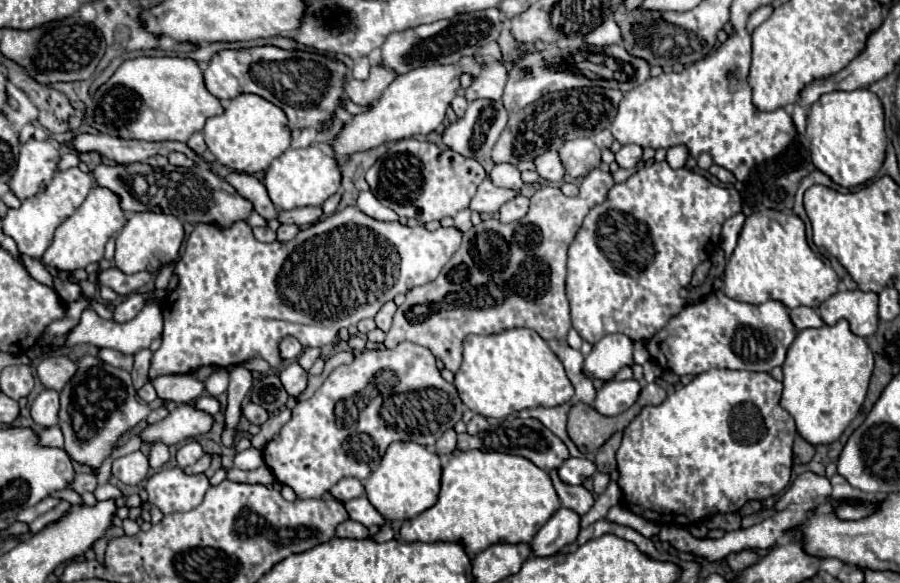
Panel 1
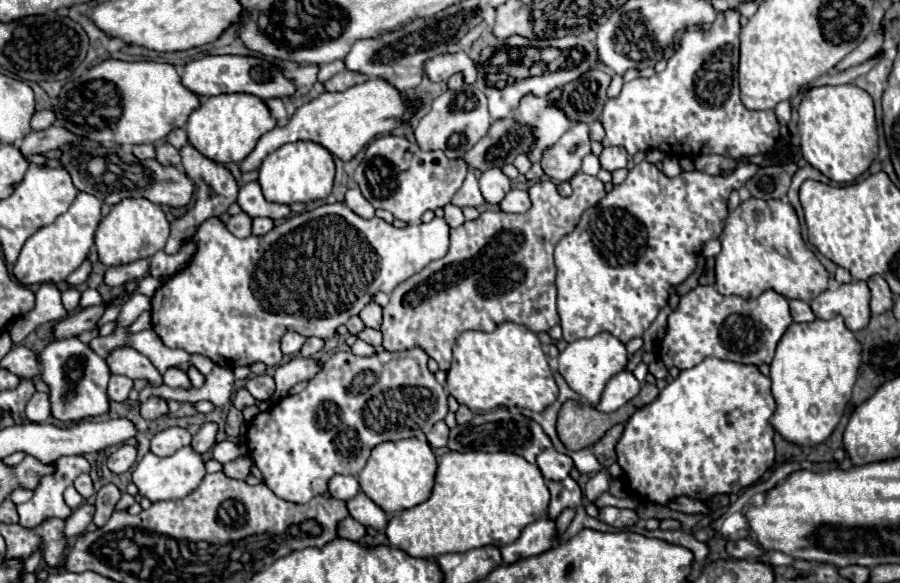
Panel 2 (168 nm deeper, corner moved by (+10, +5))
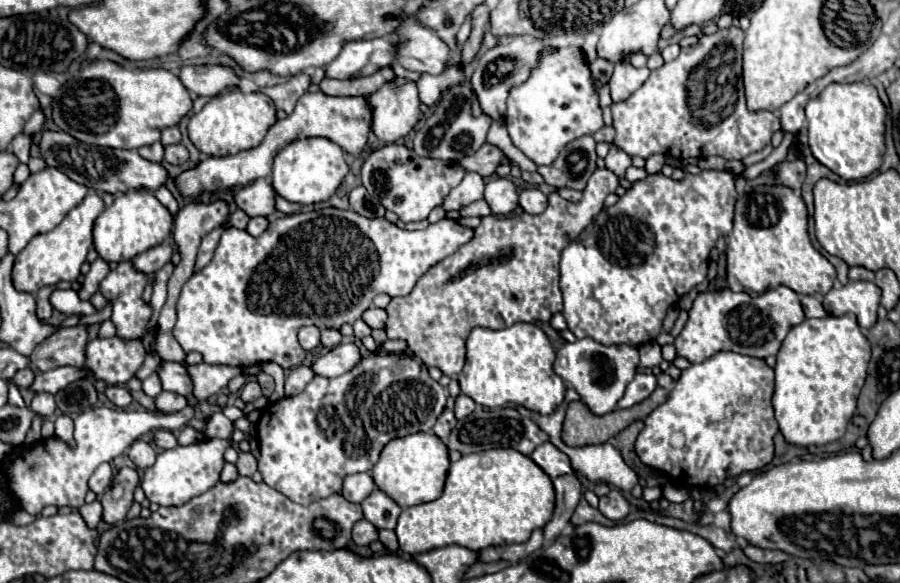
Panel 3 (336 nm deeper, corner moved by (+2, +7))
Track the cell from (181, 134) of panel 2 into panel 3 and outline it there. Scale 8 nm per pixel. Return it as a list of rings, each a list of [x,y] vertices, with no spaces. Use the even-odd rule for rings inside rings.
[[[172,126],[172,128],[164,128],[162,130],[162,140],[160,140],[164,146],[170,146],[170,144],[176,144],[176,142],[182,142],[182,134],[178,130],[178,126]]]

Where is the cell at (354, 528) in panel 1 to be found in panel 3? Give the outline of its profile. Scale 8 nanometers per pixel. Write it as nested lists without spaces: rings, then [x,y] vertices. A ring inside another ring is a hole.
[[[360,520],[360,522],[356,522],[356,526],[352,528],[352,540],[354,540],[358,546],[370,544],[370,542],[378,540],[378,530],[376,530],[368,520]]]

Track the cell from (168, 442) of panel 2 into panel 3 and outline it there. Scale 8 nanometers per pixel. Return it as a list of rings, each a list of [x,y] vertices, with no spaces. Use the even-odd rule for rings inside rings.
[[[156,430],[154,442],[156,442],[156,446],[160,446],[160,448],[164,448],[164,450],[178,446],[178,440],[176,440],[176,436],[174,436],[170,430]]]

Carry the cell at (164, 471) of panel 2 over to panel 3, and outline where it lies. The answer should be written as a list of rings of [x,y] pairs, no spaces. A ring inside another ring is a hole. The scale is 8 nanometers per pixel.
[[[200,440],[188,446],[176,446],[172,450],[164,450],[156,456],[156,462],[148,466],[142,474],[140,486],[150,502],[158,506],[182,506],[190,498],[204,494],[218,480],[224,466],[224,450],[228,448],[228,440]]]

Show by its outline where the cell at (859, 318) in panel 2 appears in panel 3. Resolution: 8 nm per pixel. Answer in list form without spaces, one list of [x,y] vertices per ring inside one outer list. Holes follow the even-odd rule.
[[[850,281],[844,284],[842,288],[832,288],[824,298],[822,298],[822,306],[828,314],[832,316],[844,316],[848,312],[856,314],[860,328],[870,328],[876,322],[876,312],[880,306],[880,288],[870,281]]]

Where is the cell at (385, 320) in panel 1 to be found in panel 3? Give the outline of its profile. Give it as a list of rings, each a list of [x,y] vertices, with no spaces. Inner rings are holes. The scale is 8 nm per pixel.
[[[370,306],[370,308],[362,314],[362,320],[364,320],[370,328],[384,328],[384,326],[386,326],[386,320],[388,320],[388,314],[386,314],[386,310],[382,310],[382,308]]]

